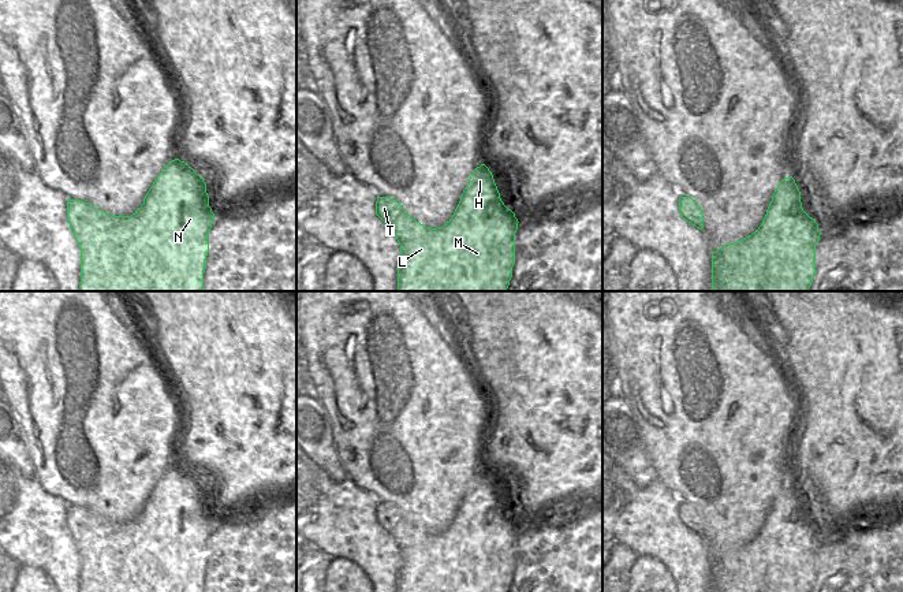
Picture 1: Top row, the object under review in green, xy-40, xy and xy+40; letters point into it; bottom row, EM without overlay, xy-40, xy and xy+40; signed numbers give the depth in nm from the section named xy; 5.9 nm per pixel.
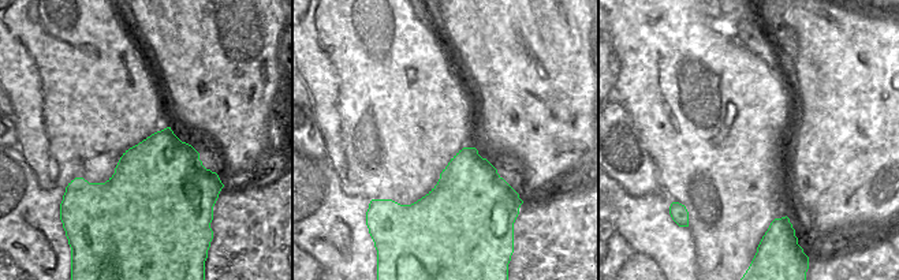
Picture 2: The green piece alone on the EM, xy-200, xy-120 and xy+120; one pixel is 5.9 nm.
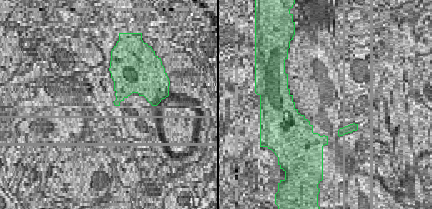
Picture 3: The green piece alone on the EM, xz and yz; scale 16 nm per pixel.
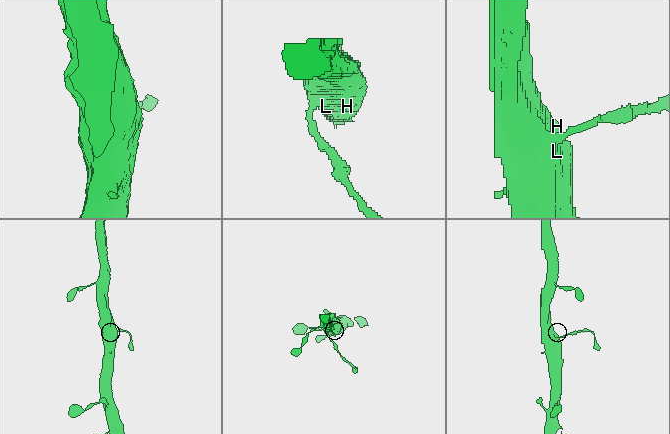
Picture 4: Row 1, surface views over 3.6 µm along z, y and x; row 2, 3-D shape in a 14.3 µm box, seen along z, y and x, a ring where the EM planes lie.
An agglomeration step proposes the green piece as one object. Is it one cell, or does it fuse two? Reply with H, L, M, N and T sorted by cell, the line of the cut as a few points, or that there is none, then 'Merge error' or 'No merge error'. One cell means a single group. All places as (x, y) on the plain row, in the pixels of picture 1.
Groups: H L M N / T. Split along xy (406, 518), (392, 528), (383, 527). Merge error.

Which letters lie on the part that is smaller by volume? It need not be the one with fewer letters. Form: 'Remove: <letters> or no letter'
Remove: T

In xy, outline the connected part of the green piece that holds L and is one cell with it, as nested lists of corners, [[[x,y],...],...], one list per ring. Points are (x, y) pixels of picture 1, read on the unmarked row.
[[[485,470],[473,477],[452,524],[443,533],[426,533],[408,520],[402,520],[393,529],[384,529],[392,536],[400,551],[398,592],[510,592],[515,570],[515,539],[519,528],[501,507],[493,481]]]

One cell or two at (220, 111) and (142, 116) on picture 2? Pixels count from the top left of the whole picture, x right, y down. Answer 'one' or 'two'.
two

